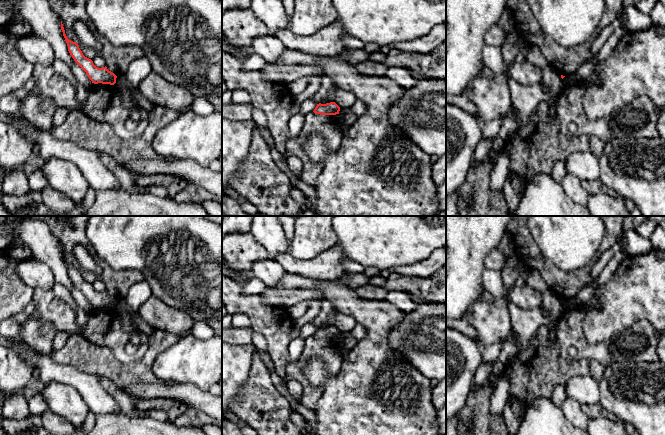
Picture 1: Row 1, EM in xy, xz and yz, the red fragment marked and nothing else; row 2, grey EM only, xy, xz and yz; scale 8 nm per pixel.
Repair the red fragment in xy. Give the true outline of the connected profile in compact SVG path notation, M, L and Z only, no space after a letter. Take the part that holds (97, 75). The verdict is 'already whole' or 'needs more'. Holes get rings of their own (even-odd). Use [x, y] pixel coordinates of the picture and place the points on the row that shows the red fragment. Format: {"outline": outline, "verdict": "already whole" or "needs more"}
{"outline": "M61 21L61 30L68 46L68 51L74 61L86 72L89 79L94 84L110 84L116 83L117 76L109 71L107 67L98 68L93 64L93 61L85 57L76 42L69 40L65 34L65 30Z", "verdict": "already whole"}

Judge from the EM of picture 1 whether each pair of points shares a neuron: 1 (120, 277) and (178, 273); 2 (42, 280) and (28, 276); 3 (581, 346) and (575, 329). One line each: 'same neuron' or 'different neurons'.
1: different neurons
2: same neuron
3: same neuron

